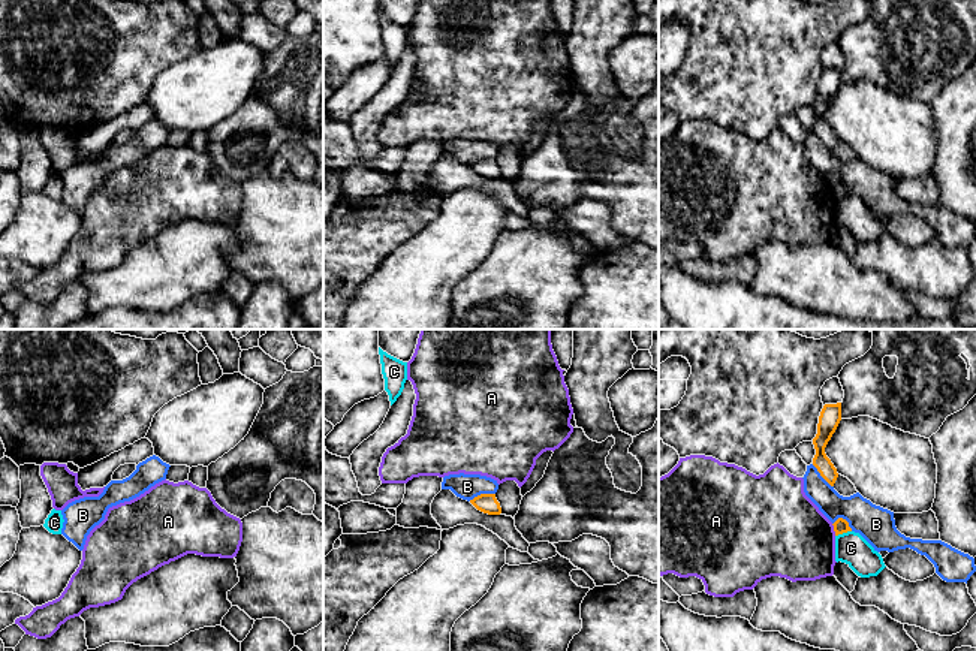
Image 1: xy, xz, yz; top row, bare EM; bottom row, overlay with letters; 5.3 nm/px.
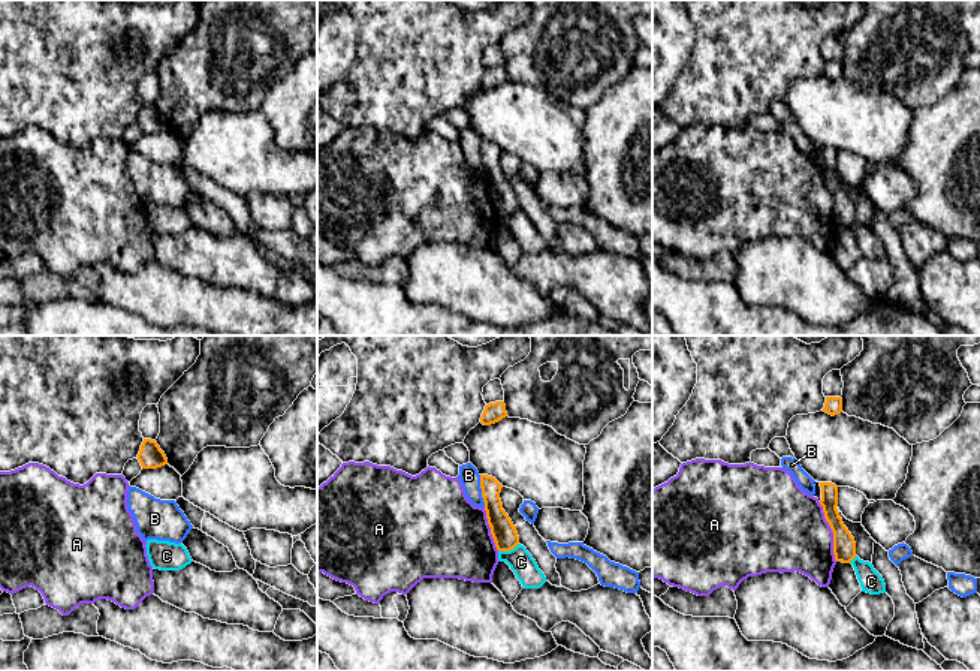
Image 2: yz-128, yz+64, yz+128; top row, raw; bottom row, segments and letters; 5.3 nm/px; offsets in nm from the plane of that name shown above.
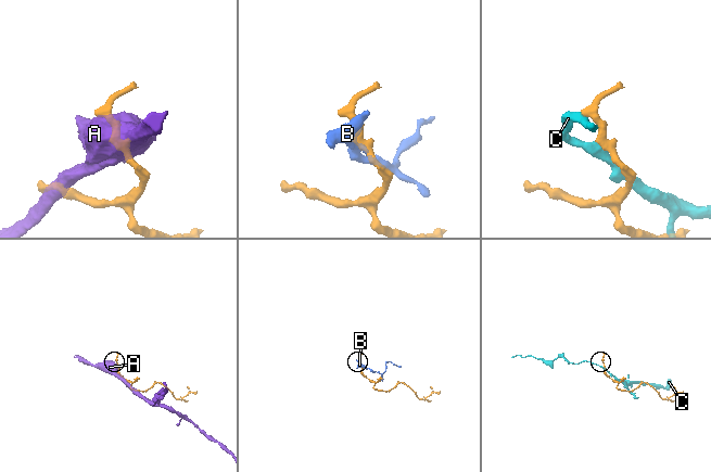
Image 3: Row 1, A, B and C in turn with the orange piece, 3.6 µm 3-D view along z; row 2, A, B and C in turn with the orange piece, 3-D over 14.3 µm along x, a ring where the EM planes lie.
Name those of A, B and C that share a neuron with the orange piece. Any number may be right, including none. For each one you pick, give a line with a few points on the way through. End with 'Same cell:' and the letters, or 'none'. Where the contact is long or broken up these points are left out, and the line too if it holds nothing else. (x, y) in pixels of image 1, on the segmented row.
Same cell: none

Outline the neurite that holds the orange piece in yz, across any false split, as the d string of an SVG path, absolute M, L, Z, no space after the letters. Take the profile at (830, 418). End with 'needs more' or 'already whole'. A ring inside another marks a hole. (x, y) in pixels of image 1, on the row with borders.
M841 403L825 404L817 424L817 434L813 438L816 455L813 458L813 465L817 468L820 476L834 486L838 473L831 459L825 453L825 447L835 433L841 421Z | already whole

